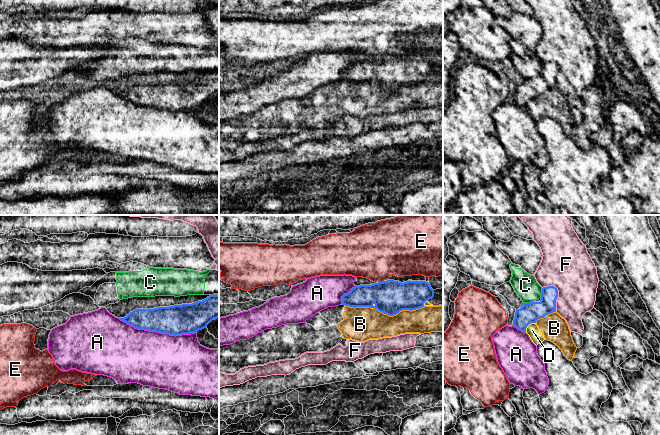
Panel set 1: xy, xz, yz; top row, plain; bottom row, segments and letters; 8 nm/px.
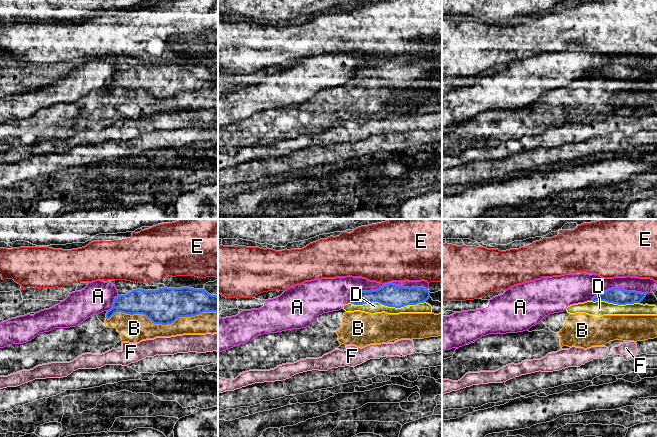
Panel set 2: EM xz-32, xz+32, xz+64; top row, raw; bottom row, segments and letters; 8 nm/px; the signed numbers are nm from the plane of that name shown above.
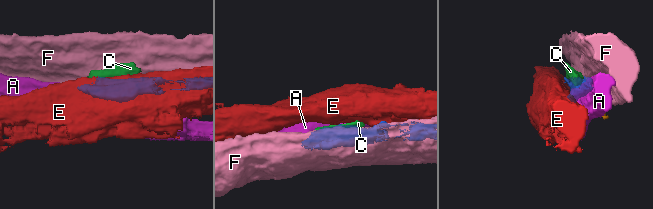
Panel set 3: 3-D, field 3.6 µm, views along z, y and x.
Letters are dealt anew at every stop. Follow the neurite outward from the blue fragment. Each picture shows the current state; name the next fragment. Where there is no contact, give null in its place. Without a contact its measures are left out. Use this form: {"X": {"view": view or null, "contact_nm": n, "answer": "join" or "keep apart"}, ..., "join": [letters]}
{"A": {"view": "xy", "contact_nm": 650, "answer": "keep apart"}, "B": {"view": "xz", "contact_nm": 650, "answer": "keep apart"}, "C": {"view": "yz", "contact_nm": 90, "answer": "keep apart"}, "D": {"view": "yz", "contact_nm": 110, "answer": "keep apart"}, "E": {"view": "xz", "contact_nm": 50, "answer": "keep apart"}, "F": {"view": "yz", "contact_nm": 240, "answer": "keep apart"}, "join": []}

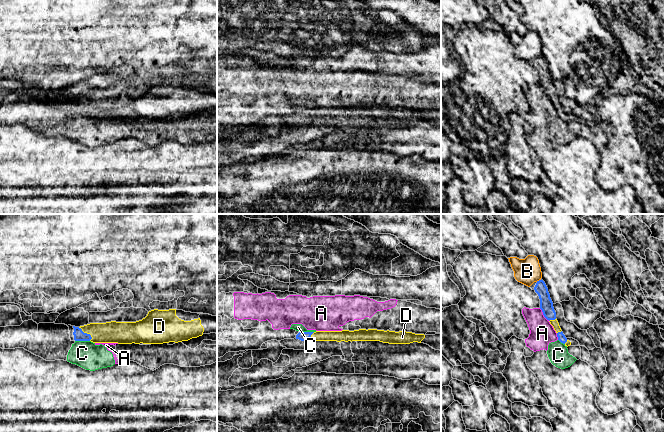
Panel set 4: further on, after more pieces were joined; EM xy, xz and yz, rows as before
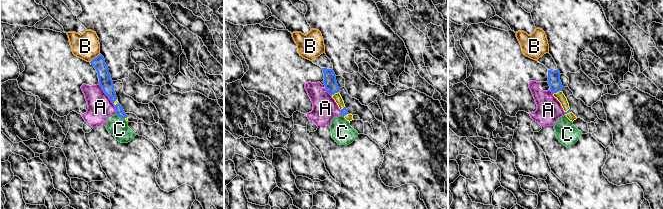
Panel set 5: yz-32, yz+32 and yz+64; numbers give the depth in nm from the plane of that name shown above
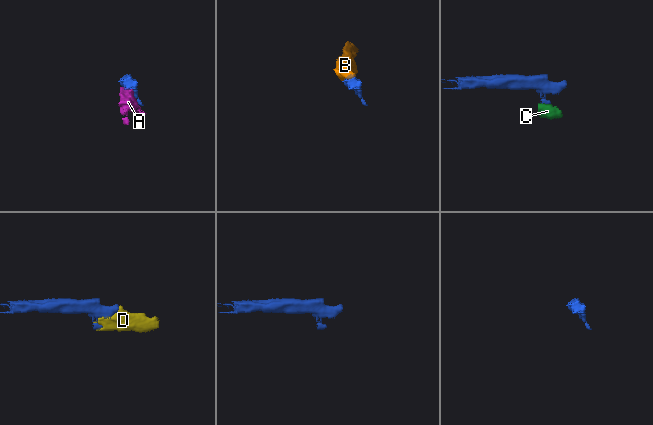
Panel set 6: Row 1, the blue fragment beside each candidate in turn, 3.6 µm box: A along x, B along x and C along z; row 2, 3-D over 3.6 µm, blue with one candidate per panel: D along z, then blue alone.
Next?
{"A": {"view": "yz", "contact_nm": 130, "answer": "keep apart"}, "B": {"view": "yz", "contact_nm": 50, "answer": "keep apart"}, "C": {"view": "xy", "contact_nm": 120, "answer": "keep apart"}, "D": {"view": "xy", "contact_nm": 150, "answer": "join"}, "join": ["D"]}

